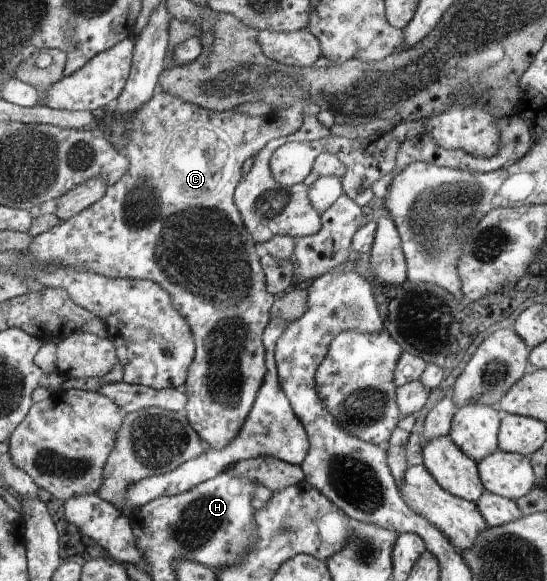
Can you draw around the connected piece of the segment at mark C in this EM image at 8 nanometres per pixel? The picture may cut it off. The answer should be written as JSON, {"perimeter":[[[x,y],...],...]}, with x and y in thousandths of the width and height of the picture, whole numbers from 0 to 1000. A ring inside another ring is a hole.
{"perimeter":[[[291,145],[291,151],[287,151],[280,169],[265,177],[234,210],[236,244],[230,248],[232,253],[227,255],[225,263],[234,269],[241,286],[229,298],[229,303],[214,305],[207,315],[199,317],[194,336],[170,355],[124,380],[113,380],[112,386],[99,389],[93,396],[62,408],[51,430],[42,432],[60,439],[75,453],[88,453],[93,460],[115,458],[124,463],[159,463],[205,480],[214,477],[272,480],[291,487],[309,503],[314,509],[318,528],[338,546],[338,551],[344,551],[358,585],[358,616],[347,633],[344,656],[336,666],[347,685],[338,711],[353,737],[366,745],[377,768],[400,775],[422,764],[424,757],[439,749],[441,738],[453,721],[463,697],[468,694],[470,680],[475,678],[479,670],[484,640],[488,640],[488,630],[484,630],[484,566],[497,549],[497,530],[505,522],[503,509],[490,501],[483,458],[473,441],[470,441],[470,423],[466,423],[470,415],[448,389],[439,358],[431,353],[431,324],[439,310],[446,306],[444,286],[455,272],[468,270],[497,241],[539,231],[554,217],[554,186],[565,177],[569,176],[543,176],[543,182],[536,182],[536,186],[459,203],[459,200],[435,196],[430,188],[391,191],[356,177],[346,177],[329,165],[320,165],[298,155],[298,148]]]}

